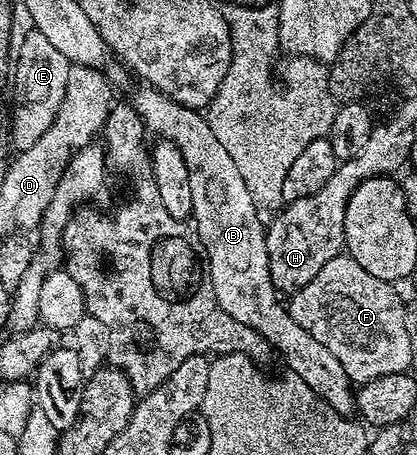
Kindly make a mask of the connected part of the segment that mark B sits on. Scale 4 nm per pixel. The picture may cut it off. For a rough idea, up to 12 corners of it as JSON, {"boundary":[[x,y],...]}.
{"boundary":[[130,106],[186,163],[218,305],[339,415],[356,393],[270,277],[266,227],[199,110]]}

